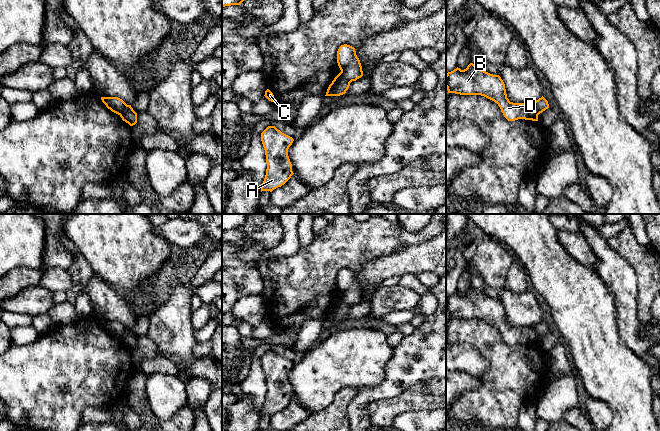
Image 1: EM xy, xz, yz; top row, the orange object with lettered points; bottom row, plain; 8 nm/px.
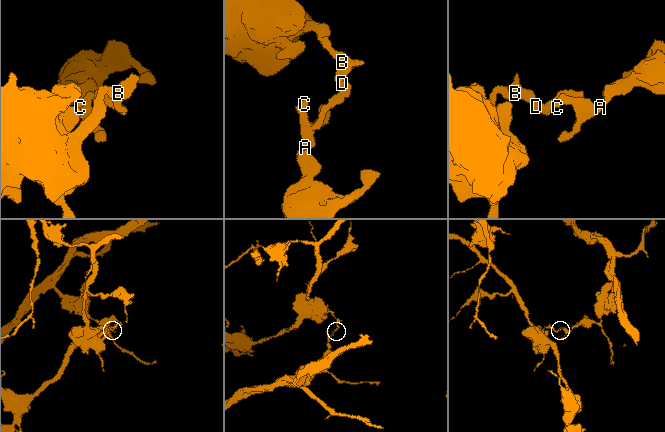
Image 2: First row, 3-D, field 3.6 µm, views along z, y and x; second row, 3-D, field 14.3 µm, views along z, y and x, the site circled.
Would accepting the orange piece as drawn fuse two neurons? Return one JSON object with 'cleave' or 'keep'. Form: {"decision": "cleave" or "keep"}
{"decision": "cleave"}

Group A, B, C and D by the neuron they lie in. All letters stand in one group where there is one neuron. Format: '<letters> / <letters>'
A C / B D

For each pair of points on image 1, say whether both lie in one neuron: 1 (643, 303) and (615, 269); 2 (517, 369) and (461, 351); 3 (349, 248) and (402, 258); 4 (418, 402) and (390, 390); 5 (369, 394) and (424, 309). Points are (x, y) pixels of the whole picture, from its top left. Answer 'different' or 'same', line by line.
1: different
2: different
3: different
4: different
5: different

